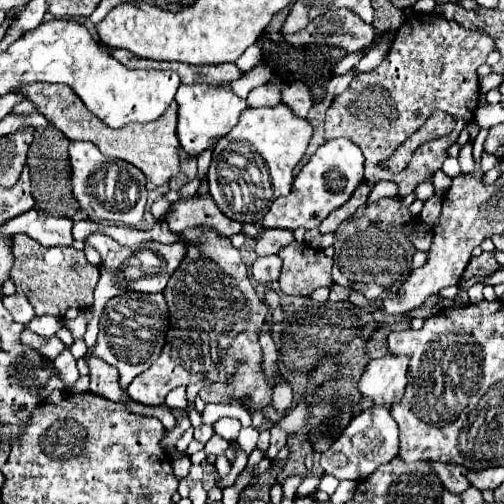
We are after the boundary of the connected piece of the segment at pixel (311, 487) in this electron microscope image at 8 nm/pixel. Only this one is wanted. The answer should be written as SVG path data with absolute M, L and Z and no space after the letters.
M307 476L307 478L303 478L303 482L301 482L297 494L299 494L299 496L309 496L311 492L317 490L319 482L321 482L321 476Z

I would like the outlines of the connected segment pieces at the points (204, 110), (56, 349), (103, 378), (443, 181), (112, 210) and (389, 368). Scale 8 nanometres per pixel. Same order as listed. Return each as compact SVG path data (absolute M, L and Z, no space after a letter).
M229 82L223 84L181 84L175 100L179 104L179 124L177 124L177 134L179 134L179 142L181 148L189 154L189 156L197 156L199 152L203 152L207 146L215 144L215 140L219 140L221 136L229 134L229 130L237 124L241 110L247 106L247 100L237 96Z
M23 330L21 334L21 342L23 344L29 344L31 348L35 348L41 356L49 358L49 360L55 360L67 346L57 338L57 336L51 336L51 338L39 338L35 336L31 330Z
M87 354L87 360L89 360L89 374L91 374L89 390L103 396L103 398L109 398L121 406L127 406L131 402L131 398L129 398L127 390L123 390L119 386L117 370L91 354Z
M437 170L437 172L433 174L431 182L433 182L433 186L435 186L435 194L437 194L437 196L443 196L443 194L447 192L447 188L451 186L451 178L449 178L443 170Z
M71 142L69 160L73 168L71 172L73 196L79 202L81 210L85 210L91 220L125 222L125 226L137 226L143 220L147 202L145 176L133 164L127 164L117 158L107 158L91 142Z
M385 354L383 358L371 360L357 384L361 398L369 398L375 406L387 408L399 402L407 386L407 360L407 356L395 354Z

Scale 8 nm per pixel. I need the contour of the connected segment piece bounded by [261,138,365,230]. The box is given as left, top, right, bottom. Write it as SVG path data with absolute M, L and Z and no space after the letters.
M347 138L327 140L317 148L317 152L311 156L311 160L301 168L301 172L295 176L293 188L289 196L277 198L269 212L263 216L265 228L289 228L295 230L299 226L303 228L317 228L323 218L341 204L349 200L353 190L365 180L363 178L363 154L357 144L353 144Z

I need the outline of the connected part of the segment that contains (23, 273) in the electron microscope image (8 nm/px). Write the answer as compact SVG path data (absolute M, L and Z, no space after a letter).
M27 234L15 236L13 246L15 264L11 268L11 280L17 286L17 294L23 294L29 298L31 306L35 308L35 314L51 314L51 316L65 316L67 308L89 308L93 302L93 290L99 280L99 268L91 262L87 262L85 254L81 250L75 250L71 246L39 246L37 240L33 240Z

